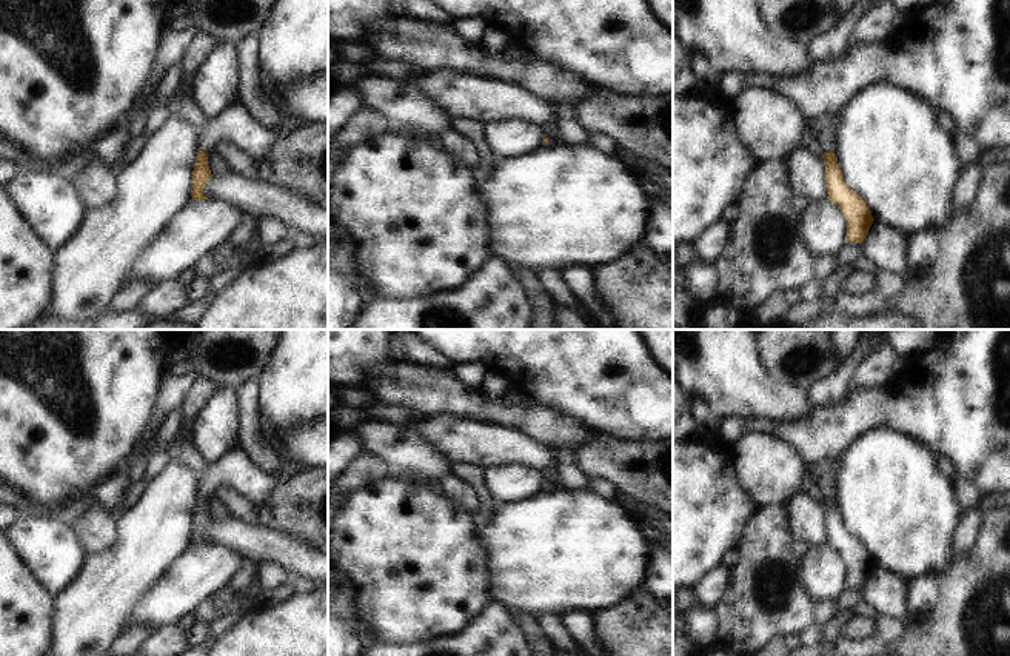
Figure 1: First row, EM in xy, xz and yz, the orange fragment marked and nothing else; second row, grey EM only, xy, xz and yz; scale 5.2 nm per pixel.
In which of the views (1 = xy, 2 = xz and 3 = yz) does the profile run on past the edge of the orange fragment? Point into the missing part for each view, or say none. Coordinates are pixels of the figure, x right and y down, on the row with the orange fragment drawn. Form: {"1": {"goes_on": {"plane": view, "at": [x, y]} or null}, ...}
{"1": {"goes_on": {"plane": "xy", "at": [234, 125]}}, "2": {"goes_on": {"plane": "xz", "at": [553, 140]}}, "3": {"goes_on": {"plane": "yz", "at": [826, 140]}}}

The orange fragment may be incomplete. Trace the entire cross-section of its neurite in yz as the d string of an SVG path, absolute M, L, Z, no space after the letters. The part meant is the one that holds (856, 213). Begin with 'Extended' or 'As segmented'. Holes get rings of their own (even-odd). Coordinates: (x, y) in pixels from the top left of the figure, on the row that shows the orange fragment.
Extended. M825 122L824 129L816 136L816 149L825 162L827 200L834 203L847 220L845 243L862 243L875 219L862 197L844 183L844 174L838 166L838 139L831 122Z

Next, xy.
Extended. M234 99L220 114L199 125L191 200L208 200L203 194L211 179L208 156L219 142L226 140L254 160L262 160L268 148L285 134L285 129L271 131L259 125L239 99Z

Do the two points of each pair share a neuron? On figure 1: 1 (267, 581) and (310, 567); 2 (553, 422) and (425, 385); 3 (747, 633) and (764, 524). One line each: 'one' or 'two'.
1: two
2: one
3: one

